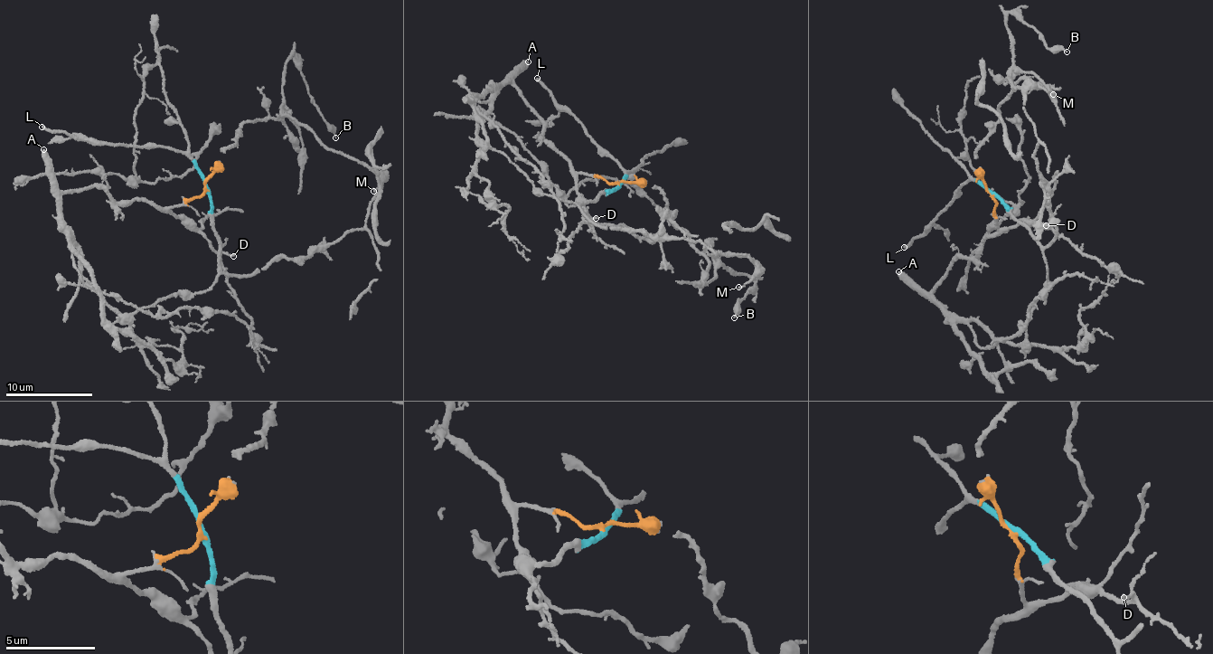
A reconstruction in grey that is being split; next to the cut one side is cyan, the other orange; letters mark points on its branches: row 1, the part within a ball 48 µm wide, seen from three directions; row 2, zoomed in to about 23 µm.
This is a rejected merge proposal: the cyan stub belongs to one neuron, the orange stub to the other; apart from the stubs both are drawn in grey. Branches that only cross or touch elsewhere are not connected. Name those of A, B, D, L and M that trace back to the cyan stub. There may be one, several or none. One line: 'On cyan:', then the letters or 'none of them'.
On cyan: B, L, M

